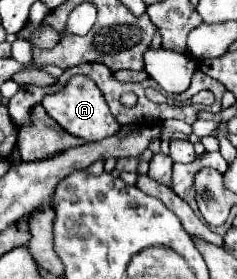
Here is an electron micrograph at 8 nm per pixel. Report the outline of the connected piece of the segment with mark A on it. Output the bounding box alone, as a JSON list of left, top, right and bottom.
[42,75,120,141]

